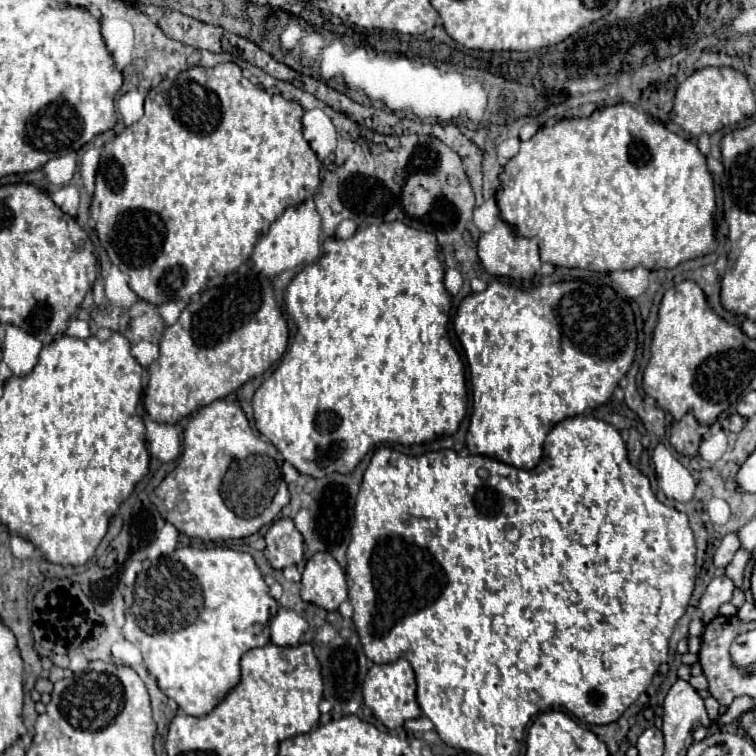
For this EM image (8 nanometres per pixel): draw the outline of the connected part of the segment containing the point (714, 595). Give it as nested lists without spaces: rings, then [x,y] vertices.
[[[719,576],[719,578],[713,578],[711,584],[707,586],[701,602],[699,602],[699,608],[703,612],[703,622],[711,622],[717,614],[719,614],[719,606],[729,602],[731,596],[733,596],[733,590],[735,590],[735,584],[729,576]]]

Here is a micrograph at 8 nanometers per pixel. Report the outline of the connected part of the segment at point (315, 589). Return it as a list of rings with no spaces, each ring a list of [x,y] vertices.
[[[317,552],[307,560],[301,578],[301,598],[327,612],[335,612],[347,600],[345,572],[329,552]]]

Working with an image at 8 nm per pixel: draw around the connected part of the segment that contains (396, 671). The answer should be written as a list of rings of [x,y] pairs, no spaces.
[[[401,658],[391,664],[375,664],[367,672],[367,678],[363,682],[363,702],[367,708],[371,708],[373,716],[383,726],[393,730],[393,728],[401,728],[405,724],[405,720],[421,716],[421,708],[415,700],[415,690],[417,690],[415,672],[413,672],[411,664],[405,658]]]

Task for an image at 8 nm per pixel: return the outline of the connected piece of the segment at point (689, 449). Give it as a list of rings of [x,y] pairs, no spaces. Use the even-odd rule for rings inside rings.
[[[685,414],[679,422],[671,424],[669,442],[677,450],[677,454],[681,454],[681,456],[697,456],[699,442],[701,442],[701,436],[699,436],[697,430],[699,430],[699,424],[693,418],[693,414]]]

